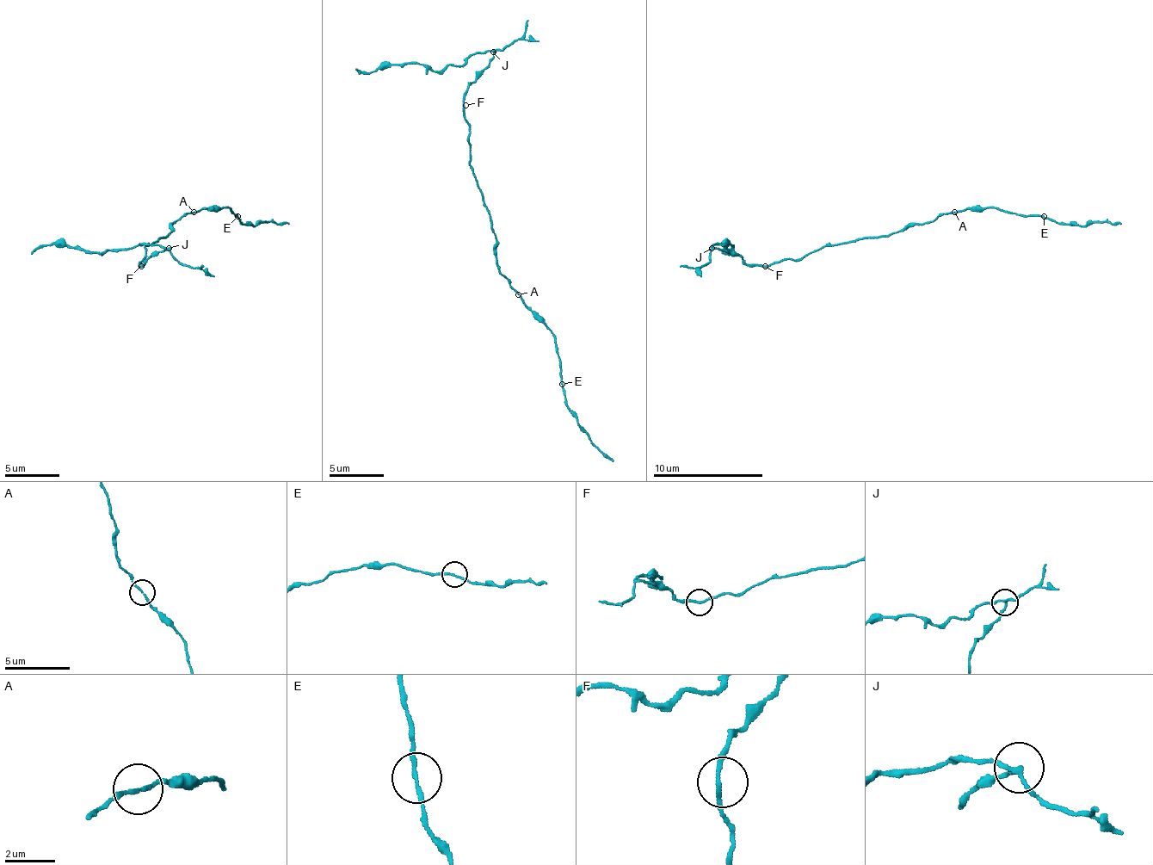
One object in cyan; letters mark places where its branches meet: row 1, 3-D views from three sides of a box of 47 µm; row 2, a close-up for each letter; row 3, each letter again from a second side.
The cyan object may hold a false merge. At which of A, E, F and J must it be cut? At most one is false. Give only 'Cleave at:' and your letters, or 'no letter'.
Cleave at: J

